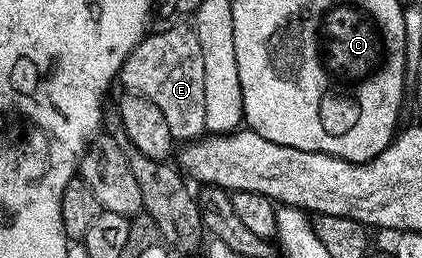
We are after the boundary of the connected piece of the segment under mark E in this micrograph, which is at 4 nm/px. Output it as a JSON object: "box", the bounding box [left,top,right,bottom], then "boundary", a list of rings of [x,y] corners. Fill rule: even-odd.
{"box":[120,28,207,143],"boundary":[[[193,28],[162,29],[159,33],[153,33],[143,37],[141,43],[126,56],[120,74],[120,85],[122,81],[126,91],[147,97],[152,103],[156,103],[168,122],[168,131],[174,136],[175,142],[189,143],[207,132],[204,119],[204,51],[200,51],[200,39]]]}

